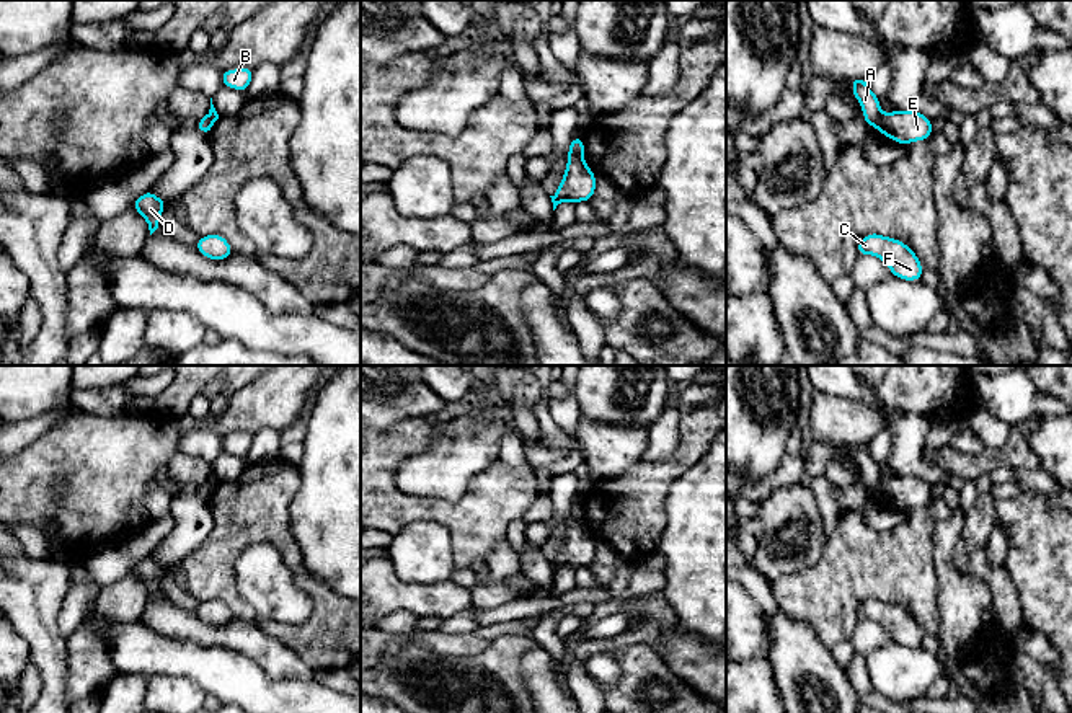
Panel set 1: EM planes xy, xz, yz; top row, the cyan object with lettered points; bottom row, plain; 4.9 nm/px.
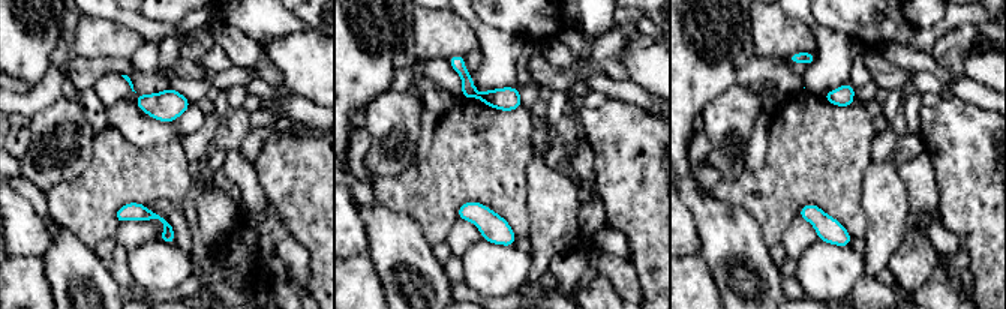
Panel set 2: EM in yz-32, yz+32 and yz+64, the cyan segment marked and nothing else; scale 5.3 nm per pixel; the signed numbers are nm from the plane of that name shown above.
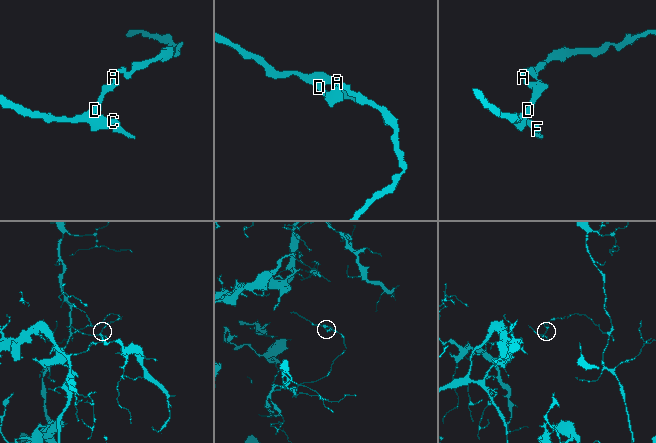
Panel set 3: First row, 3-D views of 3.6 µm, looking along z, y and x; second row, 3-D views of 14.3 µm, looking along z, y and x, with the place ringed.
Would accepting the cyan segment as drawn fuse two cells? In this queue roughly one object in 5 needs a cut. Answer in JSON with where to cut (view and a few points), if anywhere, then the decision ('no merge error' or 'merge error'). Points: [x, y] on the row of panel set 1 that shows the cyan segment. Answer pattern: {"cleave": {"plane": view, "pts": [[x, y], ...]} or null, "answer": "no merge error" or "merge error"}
{"cleave": {"plane": "xz", "pts": [[570, 150], [581, 155]]}, "answer": "merge error"}

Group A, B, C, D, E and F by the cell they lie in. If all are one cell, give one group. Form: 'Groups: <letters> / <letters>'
Groups: A B / C D E F

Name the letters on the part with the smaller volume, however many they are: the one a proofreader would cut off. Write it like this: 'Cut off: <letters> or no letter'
Cut off: C, D, E, F

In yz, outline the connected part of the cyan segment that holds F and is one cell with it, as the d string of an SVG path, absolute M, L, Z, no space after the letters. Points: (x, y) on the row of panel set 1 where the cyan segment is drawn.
M870 233L858 241L858 255L873 255L883 259L891 274L902 281L920 281L922 264L917 255L902 241L879 233Z

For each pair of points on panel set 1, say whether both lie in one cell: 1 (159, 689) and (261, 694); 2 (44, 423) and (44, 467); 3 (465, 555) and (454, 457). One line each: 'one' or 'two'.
1: two
2: two
3: two

